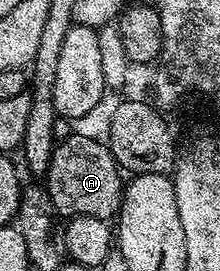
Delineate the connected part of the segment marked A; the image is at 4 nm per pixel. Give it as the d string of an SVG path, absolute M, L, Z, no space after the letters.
M71 134L51 154L50 168L44 175L44 187L59 217L87 216L110 222L122 207L124 179L121 175L123 173L103 141L101 144L90 136Z

